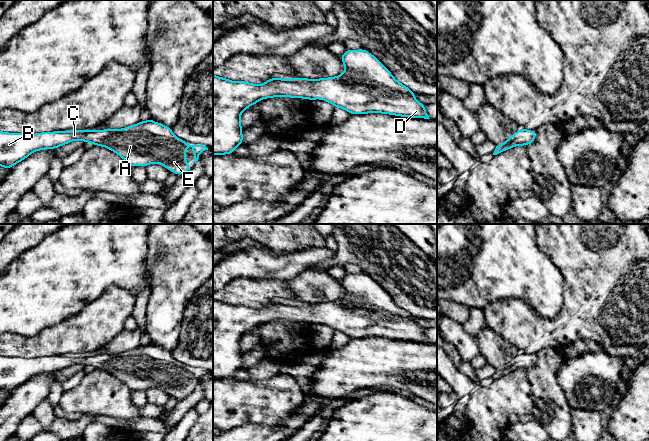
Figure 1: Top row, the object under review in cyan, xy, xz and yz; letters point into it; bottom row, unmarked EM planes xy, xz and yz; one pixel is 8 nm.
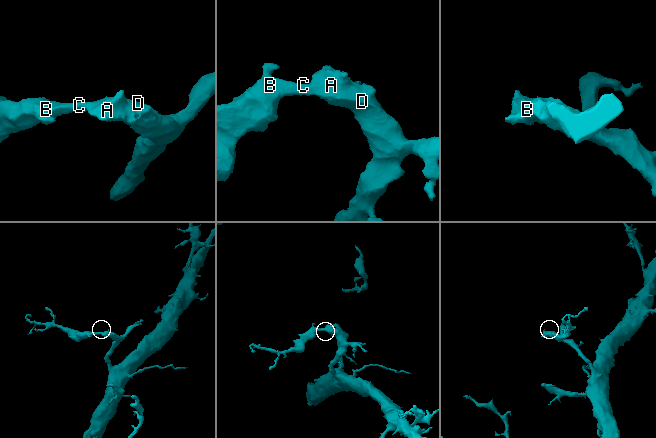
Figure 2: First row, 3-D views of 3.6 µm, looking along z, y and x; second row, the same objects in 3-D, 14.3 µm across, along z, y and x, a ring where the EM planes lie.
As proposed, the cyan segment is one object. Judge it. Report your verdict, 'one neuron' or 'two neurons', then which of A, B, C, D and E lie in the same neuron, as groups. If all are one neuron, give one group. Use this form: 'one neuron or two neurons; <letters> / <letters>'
one neuron; A B C D E

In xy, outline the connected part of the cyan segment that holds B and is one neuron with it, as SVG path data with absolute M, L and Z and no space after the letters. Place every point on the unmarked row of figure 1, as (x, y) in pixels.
M149 343L117 354L71 354L36 358L0 355L0 390L10 393L35 375L55 373L75 364L106 371L131 391L159 387L176 399L191 393L185 383L187 371L192 372L195 387L199 379L208 374L204 369L188 368L177 362L170 351Z

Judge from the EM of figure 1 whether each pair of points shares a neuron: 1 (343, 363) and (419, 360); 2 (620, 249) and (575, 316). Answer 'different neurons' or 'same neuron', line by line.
1: same neuron
2: same neuron

